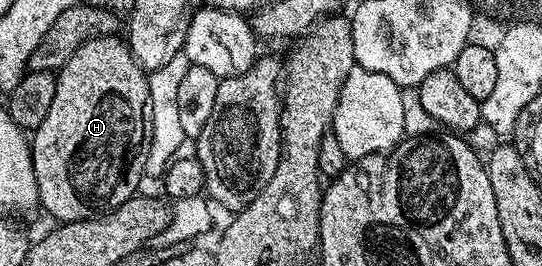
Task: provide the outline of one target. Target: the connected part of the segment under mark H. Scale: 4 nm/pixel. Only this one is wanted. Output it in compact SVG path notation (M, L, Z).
M108 36L105 38L94 38L85 44L81 44L81 48L77 48L77 52L73 52L73 56L65 63L62 70L58 71L55 83L57 84L57 92L53 96L53 104L49 108L45 120L41 120L41 124L30 135L31 143L31 159L33 160L33 172L37 180L37 192L39 193L39 206L47 209L56 219L56 223L64 224L67 222L84 222L90 218L98 218L104 214L110 214L112 210L116 210L121 204L128 202L130 198L136 197L139 181L144 181L143 173L143 157L145 147L148 145L149 135L152 128L153 107L151 103L150 84L148 75L145 73L139 61L131 54L131 48L126 41L119 36Z

